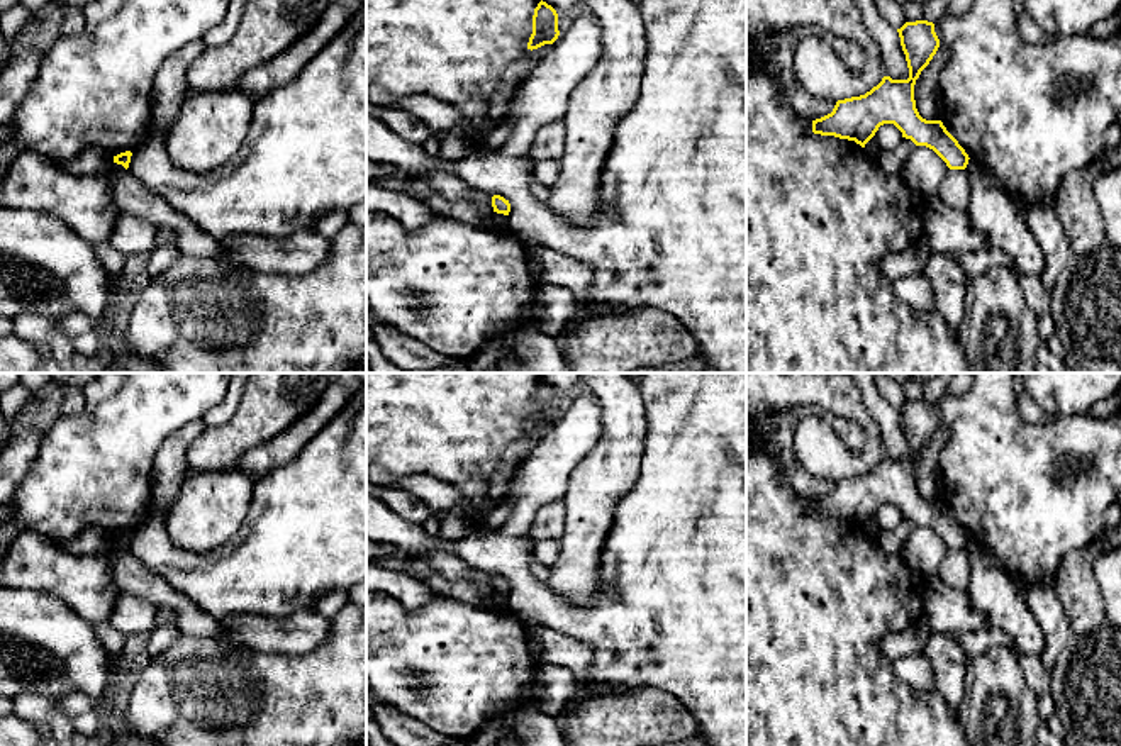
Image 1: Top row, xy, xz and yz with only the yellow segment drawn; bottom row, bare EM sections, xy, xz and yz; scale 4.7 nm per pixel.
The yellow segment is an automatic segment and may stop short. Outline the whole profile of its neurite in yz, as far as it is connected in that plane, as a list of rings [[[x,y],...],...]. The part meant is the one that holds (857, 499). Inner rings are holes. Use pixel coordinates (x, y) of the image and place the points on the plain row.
[[[928,400],[906,402],[897,412],[909,458],[884,456],[865,475],[838,480],[831,493],[812,500],[812,512],[855,521],[865,527],[880,505],[894,504],[902,517],[911,519],[916,526],[933,529],[950,549],[965,549],[970,537],[958,521],[941,500],[926,500],[916,488],[916,459],[940,427],[934,404]]]

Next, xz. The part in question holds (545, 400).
[[[539,381],[533,395],[533,414],[527,422],[527,429],[538,429],[544,424],[553,424],[560,415],[558,393],[546,381]]]

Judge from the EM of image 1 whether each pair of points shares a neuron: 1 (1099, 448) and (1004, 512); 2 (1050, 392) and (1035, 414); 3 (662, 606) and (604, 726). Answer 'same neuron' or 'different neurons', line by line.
1: same neuron
2: different neurons
3: different neurons

